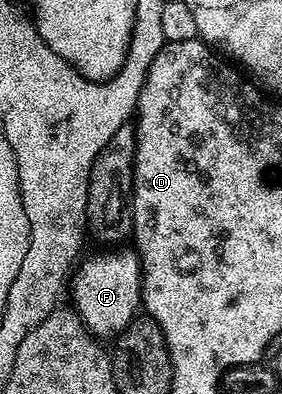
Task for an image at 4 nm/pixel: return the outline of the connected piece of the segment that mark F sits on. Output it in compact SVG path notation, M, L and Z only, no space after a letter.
M104 249L101 255L92 255L89 259L81 258L70 279L72 299L76 302L74 310L80 316L84 326L96 337L119 335L132 322L142 303L140 256L132 249L128 249L128 251L112 250L116 249Z

